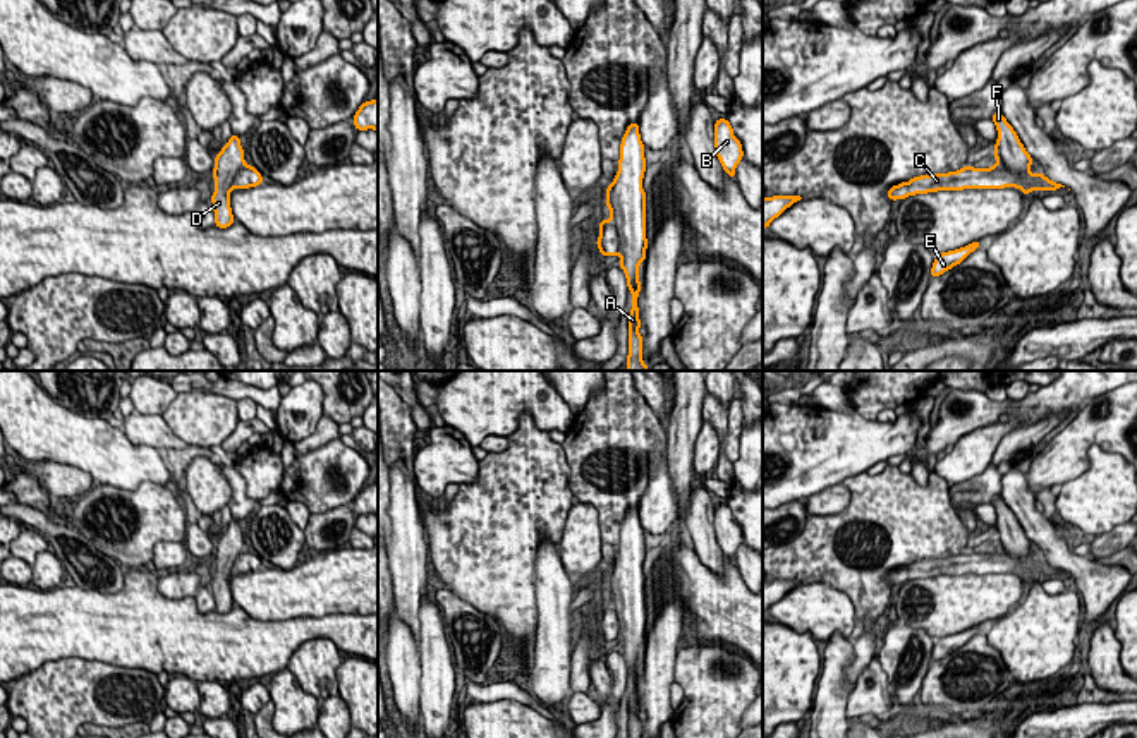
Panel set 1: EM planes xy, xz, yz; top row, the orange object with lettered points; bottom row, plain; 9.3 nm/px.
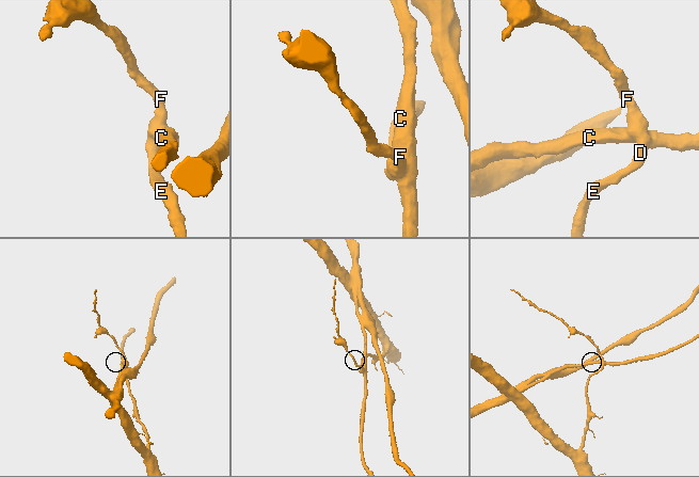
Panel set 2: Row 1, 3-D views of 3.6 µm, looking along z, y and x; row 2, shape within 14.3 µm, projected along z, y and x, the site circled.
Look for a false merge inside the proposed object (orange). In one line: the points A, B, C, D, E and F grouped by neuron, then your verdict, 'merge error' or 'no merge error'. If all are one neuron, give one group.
A B C / D E F; merge error

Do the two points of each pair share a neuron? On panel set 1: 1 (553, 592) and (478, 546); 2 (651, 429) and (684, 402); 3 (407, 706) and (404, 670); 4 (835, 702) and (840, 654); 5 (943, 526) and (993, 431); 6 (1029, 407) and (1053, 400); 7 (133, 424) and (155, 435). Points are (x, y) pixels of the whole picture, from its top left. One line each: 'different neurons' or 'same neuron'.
1: different neurons
2: different neurons
3: same neuron
4: same neuron
5: different neurons
6: same neuron
7: same neuron

